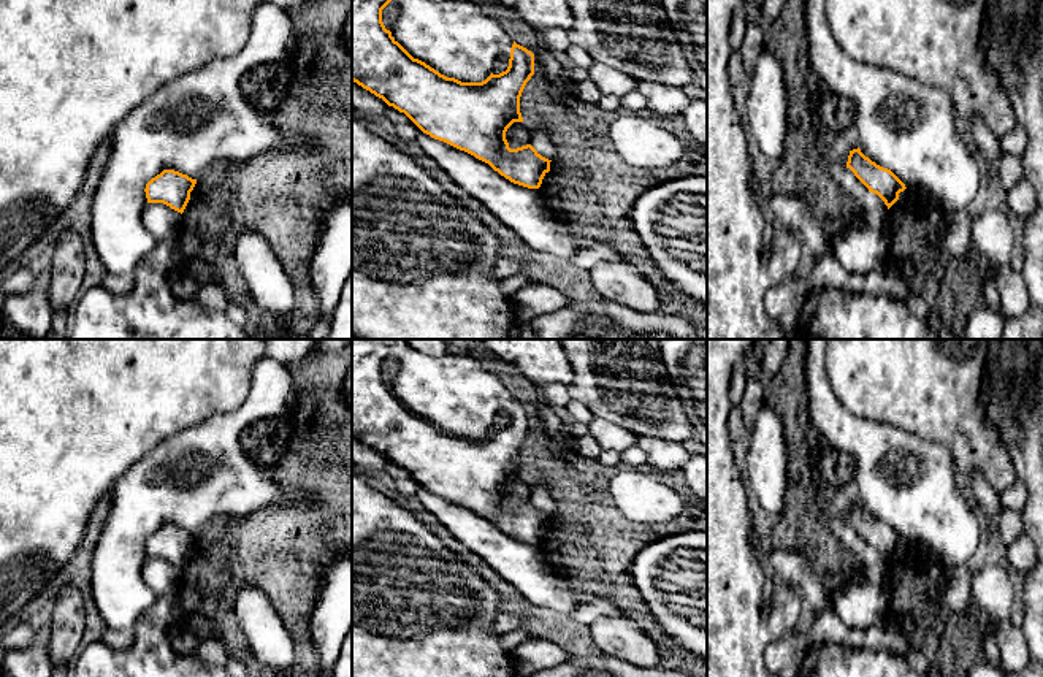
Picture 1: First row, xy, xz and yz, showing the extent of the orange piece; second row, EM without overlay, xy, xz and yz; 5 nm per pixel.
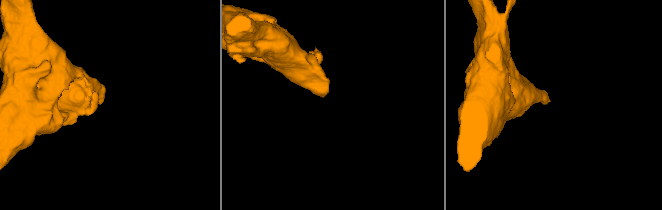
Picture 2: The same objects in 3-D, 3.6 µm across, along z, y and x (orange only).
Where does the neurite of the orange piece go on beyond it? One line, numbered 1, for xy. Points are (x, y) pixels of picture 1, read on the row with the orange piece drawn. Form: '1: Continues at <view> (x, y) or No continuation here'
1: No continuation here

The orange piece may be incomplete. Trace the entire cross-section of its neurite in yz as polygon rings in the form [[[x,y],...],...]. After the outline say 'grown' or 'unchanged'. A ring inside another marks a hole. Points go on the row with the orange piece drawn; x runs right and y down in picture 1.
[[[859,147],[850,151],[846,168],[854,173],[869,192],[877,193],[888,209],[899,200],[899,193],[907,189],[891,170],[872,162]]] | unchanged

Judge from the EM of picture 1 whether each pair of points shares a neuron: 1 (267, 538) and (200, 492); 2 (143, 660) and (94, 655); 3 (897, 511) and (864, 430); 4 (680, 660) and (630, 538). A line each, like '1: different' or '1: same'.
1: different
2: same
3: same
4: same

